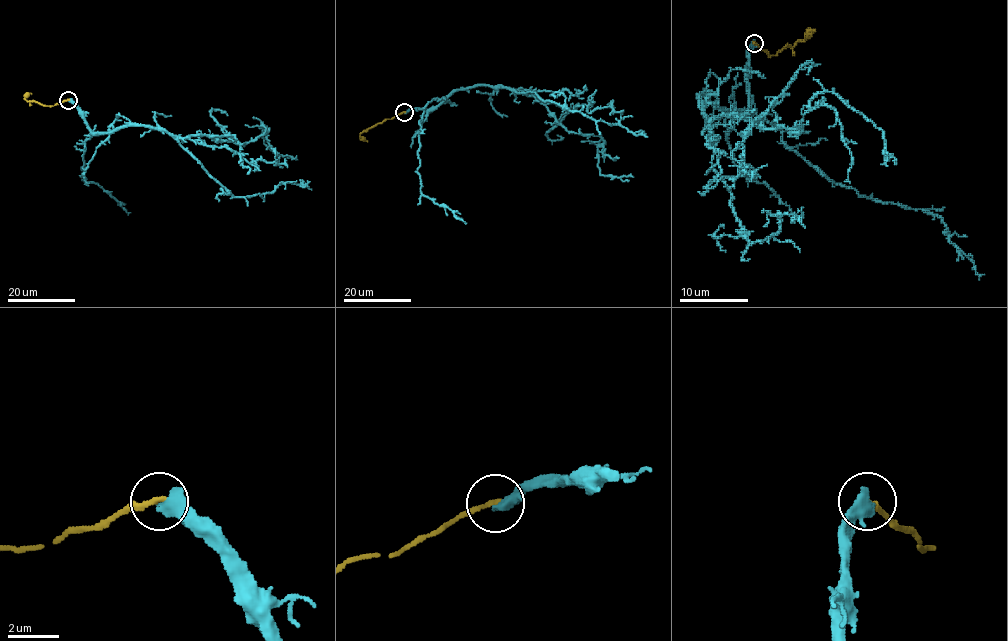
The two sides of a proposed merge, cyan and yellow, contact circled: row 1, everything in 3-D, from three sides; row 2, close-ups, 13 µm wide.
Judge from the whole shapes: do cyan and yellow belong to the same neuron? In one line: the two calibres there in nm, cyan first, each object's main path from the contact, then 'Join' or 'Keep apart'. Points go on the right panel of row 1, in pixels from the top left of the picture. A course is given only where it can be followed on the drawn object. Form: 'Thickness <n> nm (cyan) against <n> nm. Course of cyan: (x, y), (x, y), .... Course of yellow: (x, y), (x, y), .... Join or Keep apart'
Thickness 400 nm (cyan) against 190 nm. Course of cyan: (755, 43), (746, 112), (699, 97), (710, 121), (798, 135), (832, 91), (887, 157). Course of yellow: (755, 43), (768, 55), (775, 55), (786, 45), (791, 47), (815, 31). Keep apart

